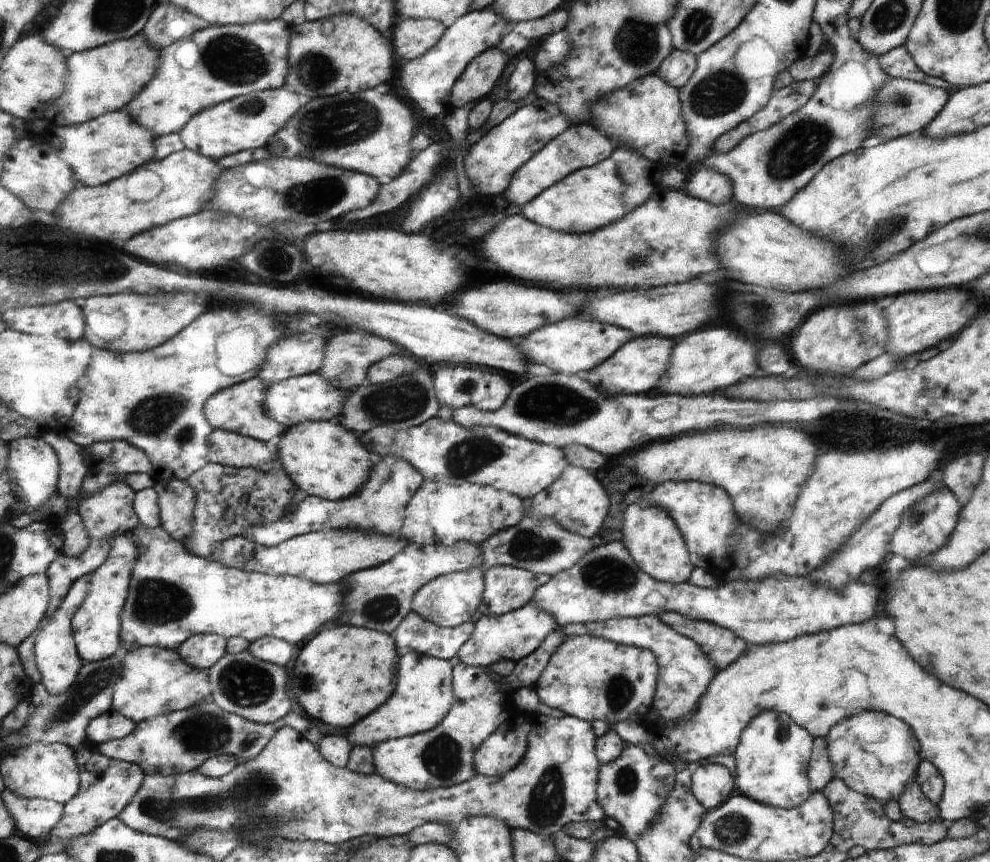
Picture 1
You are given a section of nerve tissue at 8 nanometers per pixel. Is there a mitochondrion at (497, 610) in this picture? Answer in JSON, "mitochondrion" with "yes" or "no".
{"mitochondrion":"no"}

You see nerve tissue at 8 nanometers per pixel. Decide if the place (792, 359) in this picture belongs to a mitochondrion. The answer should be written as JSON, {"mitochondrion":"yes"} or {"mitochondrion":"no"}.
{"mitochondrion":"no"}

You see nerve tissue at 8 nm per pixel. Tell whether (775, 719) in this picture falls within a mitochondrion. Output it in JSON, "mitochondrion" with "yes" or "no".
{"mitochondrion":"no"}

